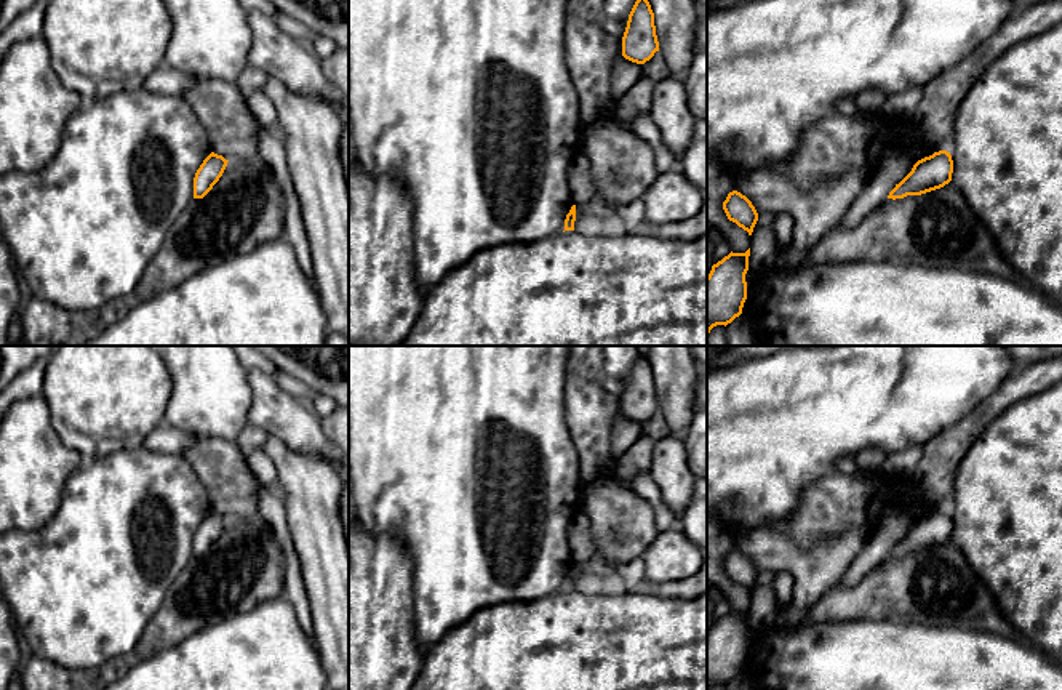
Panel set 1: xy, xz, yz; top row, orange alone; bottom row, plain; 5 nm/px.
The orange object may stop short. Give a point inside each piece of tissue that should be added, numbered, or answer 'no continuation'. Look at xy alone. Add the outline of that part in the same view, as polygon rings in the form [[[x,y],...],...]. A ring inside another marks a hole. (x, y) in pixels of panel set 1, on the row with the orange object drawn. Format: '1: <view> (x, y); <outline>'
no continuation

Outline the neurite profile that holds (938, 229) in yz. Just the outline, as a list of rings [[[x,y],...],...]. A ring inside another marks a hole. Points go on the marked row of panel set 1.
[[[950,181],[940,189],[886,199],[856,227],[832,227],[811,248],[816,264],[844,264],[856,261],[921,264],[928,267],[987,272],[1025,283],[1006,261],[996,240],[980,218],[976,216],[963,192]]]

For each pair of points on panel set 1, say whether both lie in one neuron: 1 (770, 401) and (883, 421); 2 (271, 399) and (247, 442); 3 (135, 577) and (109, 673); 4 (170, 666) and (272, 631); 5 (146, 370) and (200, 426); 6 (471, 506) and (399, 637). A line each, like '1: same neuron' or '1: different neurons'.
1: same neuron
2: different neurons
3: different neurons
4: same neuron
5: different neurons
6: different neurons

